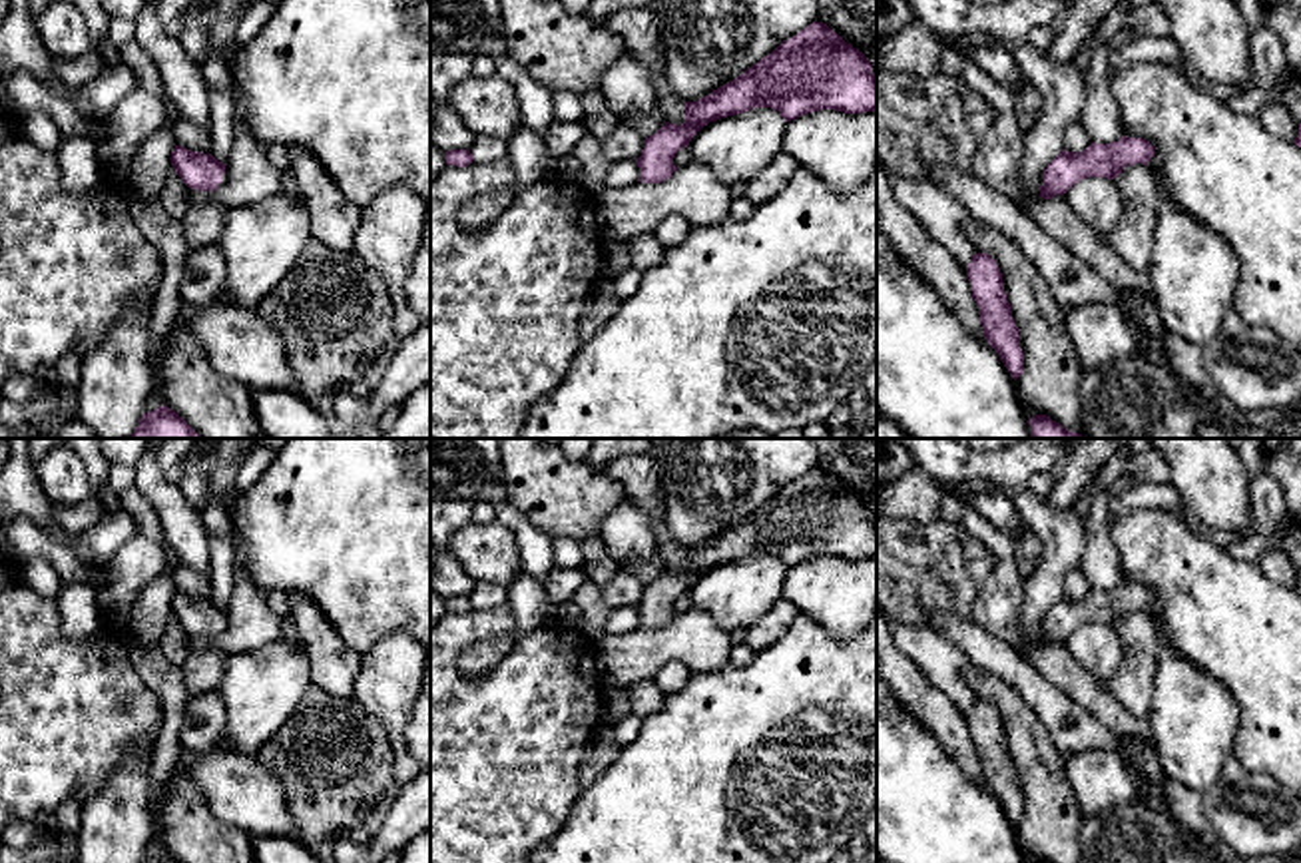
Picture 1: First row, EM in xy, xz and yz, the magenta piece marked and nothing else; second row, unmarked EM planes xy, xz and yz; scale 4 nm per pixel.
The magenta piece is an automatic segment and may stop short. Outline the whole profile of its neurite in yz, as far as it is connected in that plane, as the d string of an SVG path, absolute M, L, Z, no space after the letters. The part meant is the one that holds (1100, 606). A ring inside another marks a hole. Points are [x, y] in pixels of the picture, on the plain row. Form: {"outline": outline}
{"outline": "M1122 582L1112 590L1092 588L1084 598L1062 596L1044 616L1040 644L1062 642L1080 626L1108 624L1116 626L1124 614L1148 610L1154 604L1154 592L1142 584Z"}

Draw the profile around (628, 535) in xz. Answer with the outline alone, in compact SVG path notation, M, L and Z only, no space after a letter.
M628 496L604 518L600 534L618 562L659 558L650 516Z

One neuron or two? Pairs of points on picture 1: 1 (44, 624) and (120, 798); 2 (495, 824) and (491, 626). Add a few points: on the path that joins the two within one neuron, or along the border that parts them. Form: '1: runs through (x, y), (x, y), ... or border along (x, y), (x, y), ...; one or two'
1: border along (140, 740), (128, 748), (124, 762), (84, 804); two
2: runs through (459, 772), (459, 698), (451, 690), (451, 664); one

